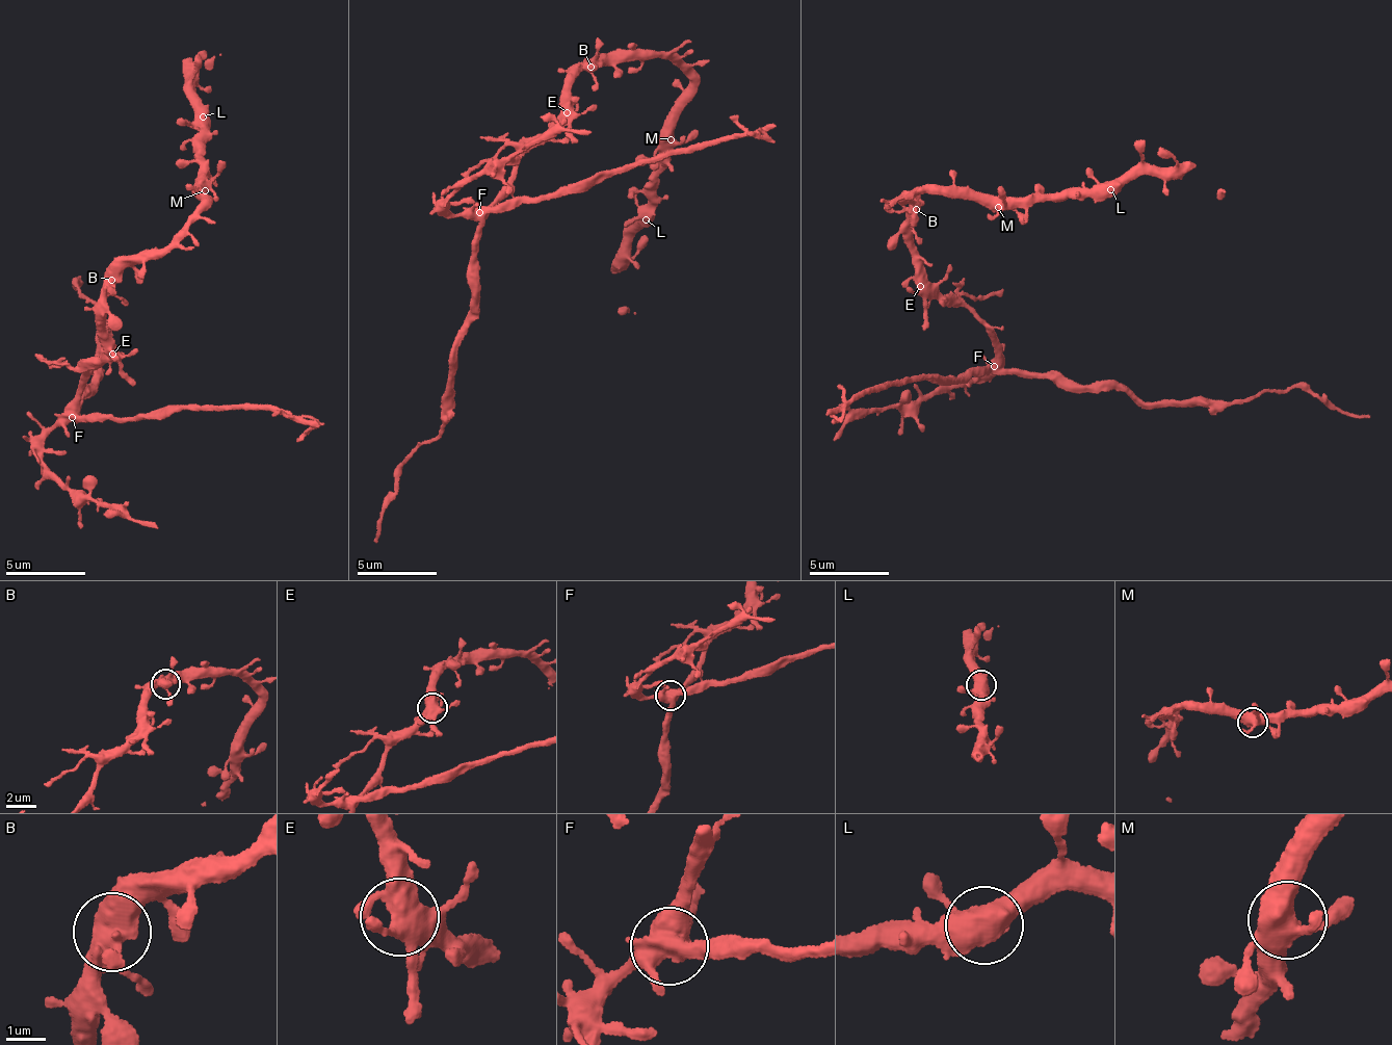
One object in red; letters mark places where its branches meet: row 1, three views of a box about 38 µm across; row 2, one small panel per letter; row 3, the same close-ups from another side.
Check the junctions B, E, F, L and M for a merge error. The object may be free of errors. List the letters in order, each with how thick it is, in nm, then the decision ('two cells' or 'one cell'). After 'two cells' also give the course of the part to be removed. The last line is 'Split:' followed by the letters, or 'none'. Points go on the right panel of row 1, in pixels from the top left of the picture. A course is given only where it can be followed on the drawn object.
B: 480 nm thick; one cell
E: 500 nm thick; one cell
F: 550 nm thick; two cells; foreign part runs (994, 366), (1114, 388), (1146, 401), (1224, 410), (1246, 399), (1299, 387), (1369, 419)
L: 550 nm thick; one cell
M: 480 nm thick; one cell
Split: F

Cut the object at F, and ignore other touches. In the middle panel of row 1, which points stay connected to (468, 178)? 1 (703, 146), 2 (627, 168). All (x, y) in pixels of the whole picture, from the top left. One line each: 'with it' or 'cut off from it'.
1: cut off from it
2: cut off from it

